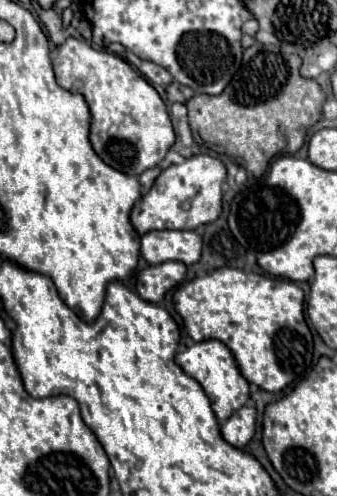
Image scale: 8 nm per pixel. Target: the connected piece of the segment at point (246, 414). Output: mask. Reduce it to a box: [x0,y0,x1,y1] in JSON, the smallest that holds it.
[220,404,256,448]

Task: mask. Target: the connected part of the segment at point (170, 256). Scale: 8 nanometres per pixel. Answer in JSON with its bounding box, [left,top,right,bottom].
[142,230,202,264]

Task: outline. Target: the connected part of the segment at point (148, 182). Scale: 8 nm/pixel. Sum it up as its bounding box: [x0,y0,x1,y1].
[138,166,162,190]

